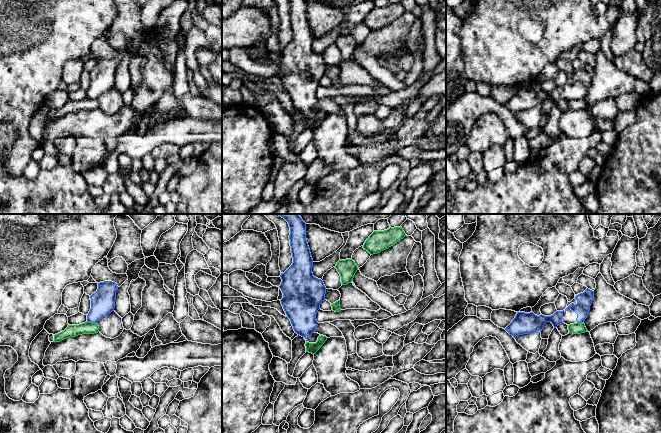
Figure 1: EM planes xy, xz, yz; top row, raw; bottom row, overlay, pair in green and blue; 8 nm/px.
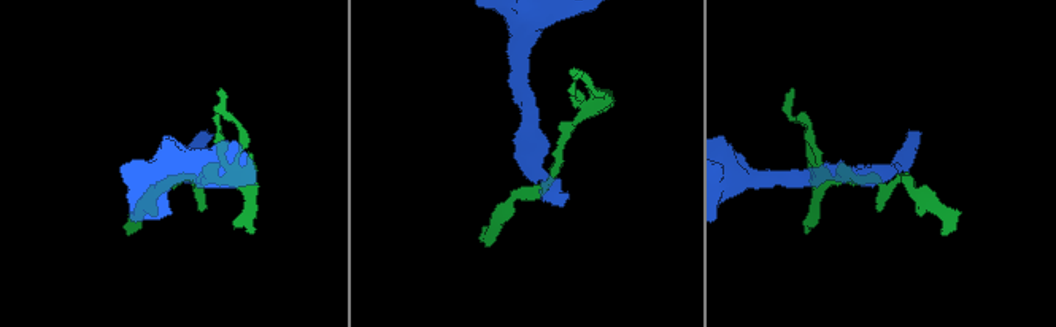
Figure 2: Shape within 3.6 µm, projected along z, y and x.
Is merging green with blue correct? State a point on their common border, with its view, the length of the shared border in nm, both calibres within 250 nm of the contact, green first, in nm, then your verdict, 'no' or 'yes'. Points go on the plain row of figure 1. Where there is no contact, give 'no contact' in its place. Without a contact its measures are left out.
xy (92, 99) | 80 nm | 100/190 nm | no

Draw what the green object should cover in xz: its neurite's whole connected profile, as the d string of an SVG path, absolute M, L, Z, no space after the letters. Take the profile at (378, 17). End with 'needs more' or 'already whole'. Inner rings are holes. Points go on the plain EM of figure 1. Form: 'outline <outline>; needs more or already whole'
outline M402 3L389 4L384 7L374 7L365 17L363 24L371 31L393 22L406 12Z; already whole

